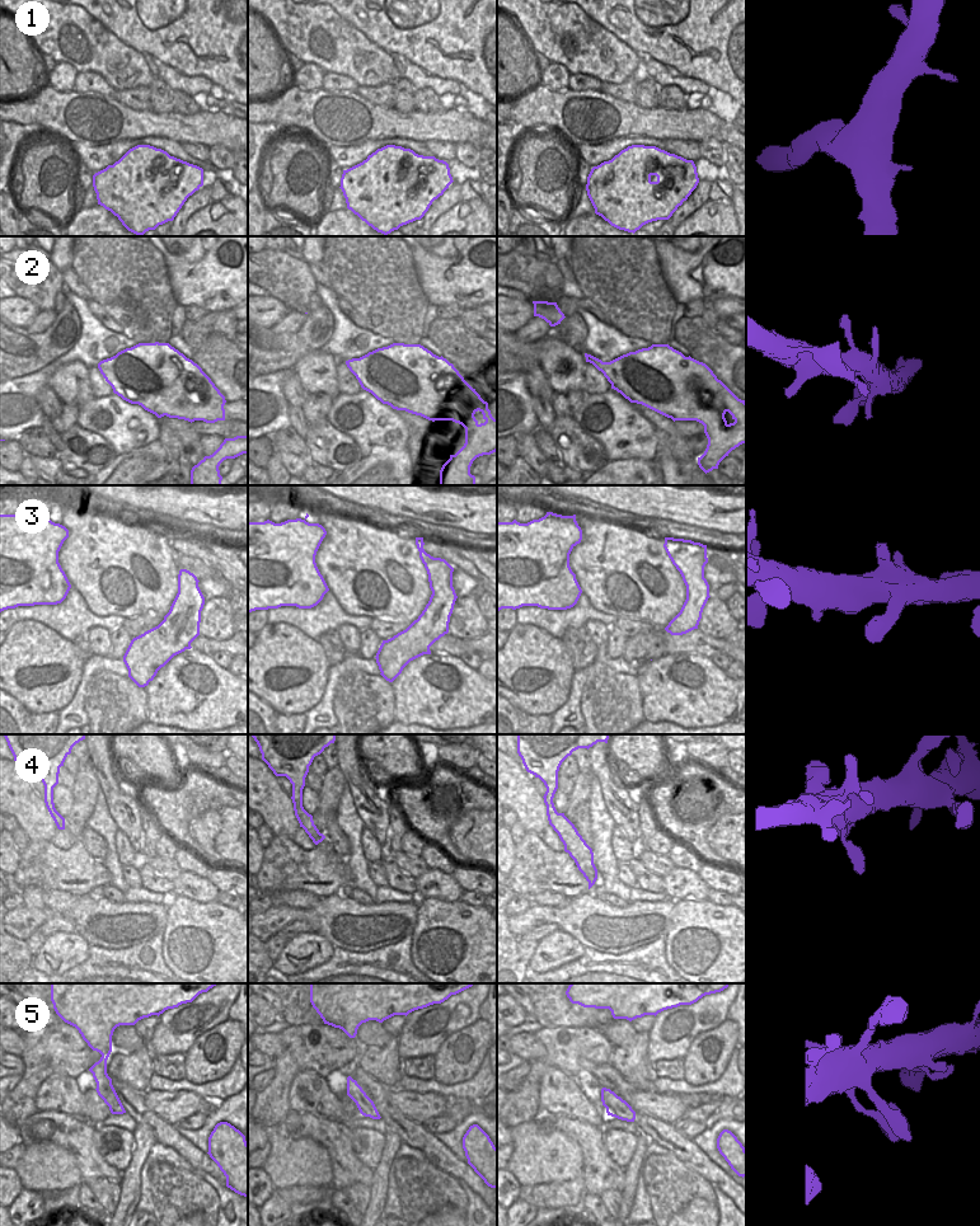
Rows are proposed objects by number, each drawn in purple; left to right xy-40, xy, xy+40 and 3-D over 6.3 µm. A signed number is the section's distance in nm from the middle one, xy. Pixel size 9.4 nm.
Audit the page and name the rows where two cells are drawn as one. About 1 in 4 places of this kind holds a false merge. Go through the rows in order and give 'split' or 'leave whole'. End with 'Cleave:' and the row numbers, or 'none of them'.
1: leave whole
2: leave whole
3: leave whole
4: leave whole
5: leave whole
Cleave: none of them

